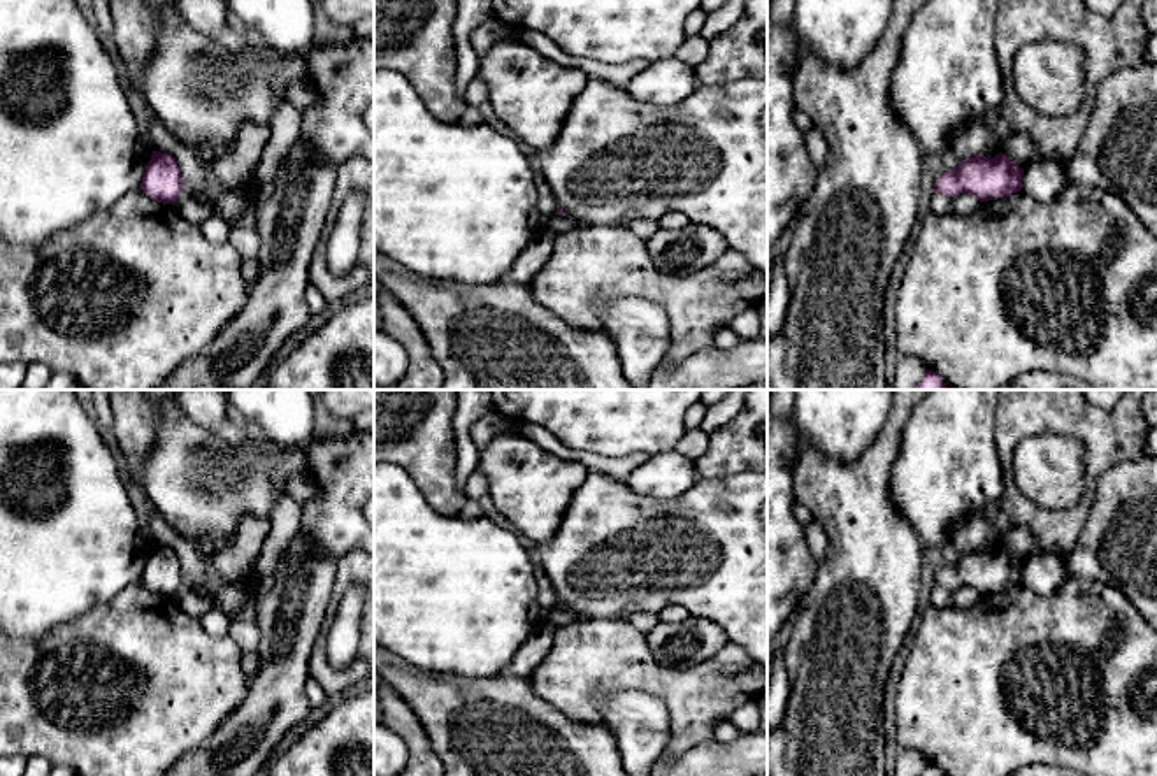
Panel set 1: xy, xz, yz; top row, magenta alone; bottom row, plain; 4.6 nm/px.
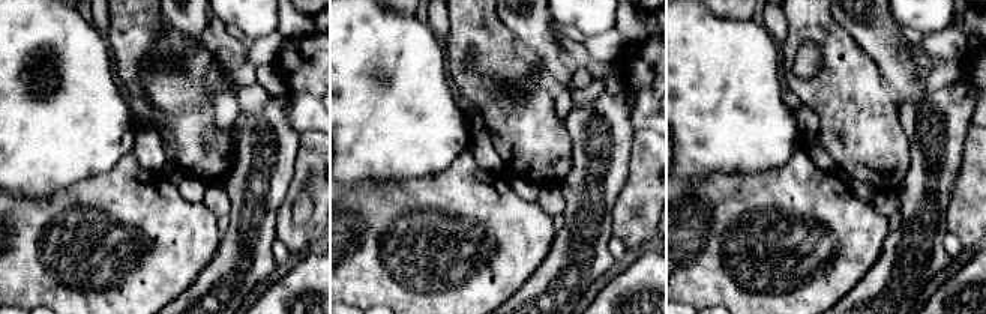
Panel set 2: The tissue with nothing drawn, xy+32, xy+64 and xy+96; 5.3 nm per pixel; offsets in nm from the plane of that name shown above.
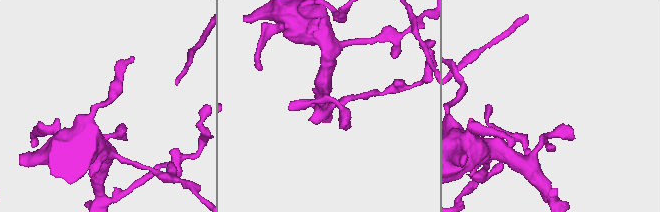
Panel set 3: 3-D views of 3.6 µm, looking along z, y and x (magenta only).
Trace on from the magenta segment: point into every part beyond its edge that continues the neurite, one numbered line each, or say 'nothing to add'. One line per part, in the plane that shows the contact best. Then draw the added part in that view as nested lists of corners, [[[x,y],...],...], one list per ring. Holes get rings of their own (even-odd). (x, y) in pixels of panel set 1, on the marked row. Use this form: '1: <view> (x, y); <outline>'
nothing to add

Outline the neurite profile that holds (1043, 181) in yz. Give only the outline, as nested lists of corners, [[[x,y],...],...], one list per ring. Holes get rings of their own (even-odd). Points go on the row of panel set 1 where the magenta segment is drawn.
[[[1053,162],[1031,163],[1024,169],[1022,190],[1038,202],[1053,202],[1067,184],[1064,169]]]

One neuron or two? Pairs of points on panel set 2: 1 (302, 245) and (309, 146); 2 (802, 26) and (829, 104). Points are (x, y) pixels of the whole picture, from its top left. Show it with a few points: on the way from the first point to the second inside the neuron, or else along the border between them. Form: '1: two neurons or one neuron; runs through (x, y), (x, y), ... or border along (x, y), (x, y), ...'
1: one neuron; runs through (287, 221), (288, 202), (309, 170)
2: one neuron; runs through (823, 41), (830, 48), (830, 83)

